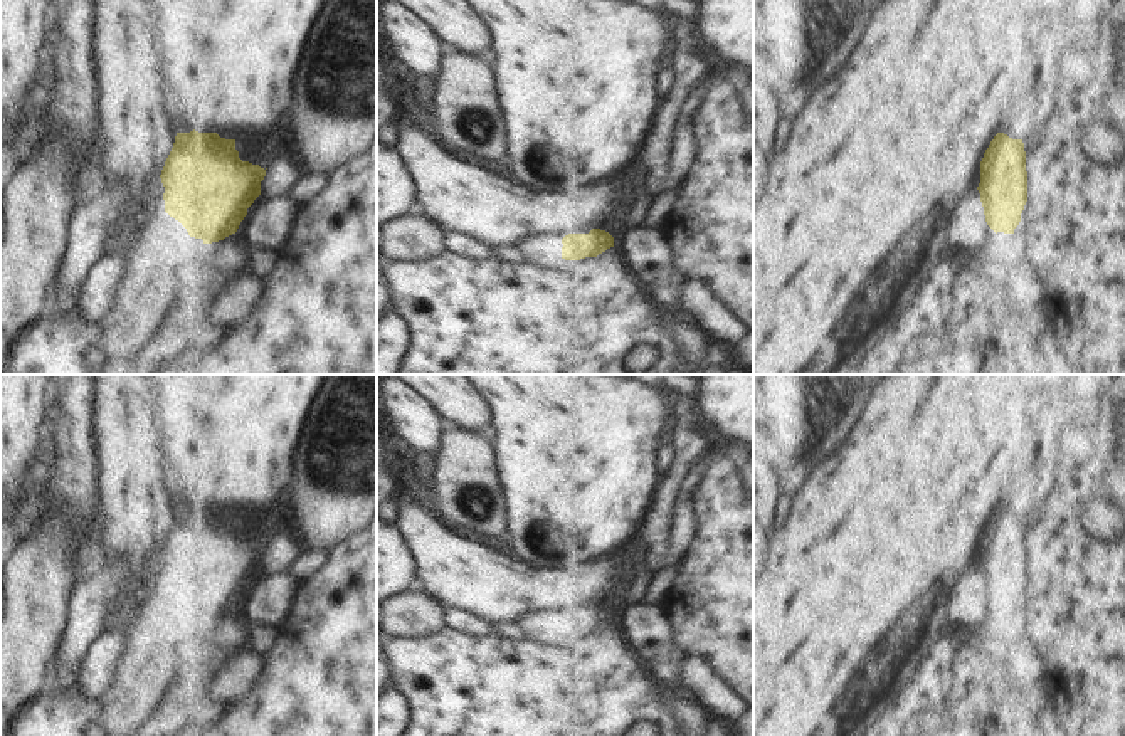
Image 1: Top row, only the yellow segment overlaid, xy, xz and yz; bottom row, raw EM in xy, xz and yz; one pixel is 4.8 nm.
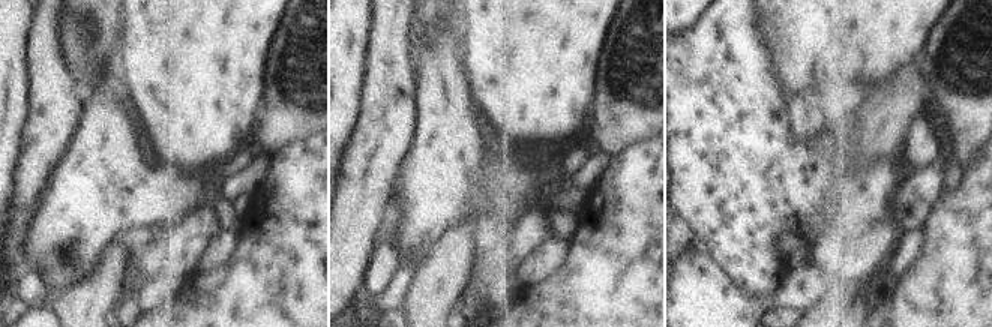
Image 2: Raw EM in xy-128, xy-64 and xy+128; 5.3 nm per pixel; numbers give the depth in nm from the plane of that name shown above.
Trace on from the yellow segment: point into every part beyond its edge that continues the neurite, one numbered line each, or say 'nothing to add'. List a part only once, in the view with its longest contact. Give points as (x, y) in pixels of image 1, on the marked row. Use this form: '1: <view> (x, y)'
1: xy (155, 284)

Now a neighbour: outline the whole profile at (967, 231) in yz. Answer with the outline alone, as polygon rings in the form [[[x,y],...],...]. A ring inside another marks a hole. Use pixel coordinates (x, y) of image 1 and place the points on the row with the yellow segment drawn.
[[[979,190],[965,193],[943,230],[947,250],[989,257],[996,249],[996,232],[987,225]]]

